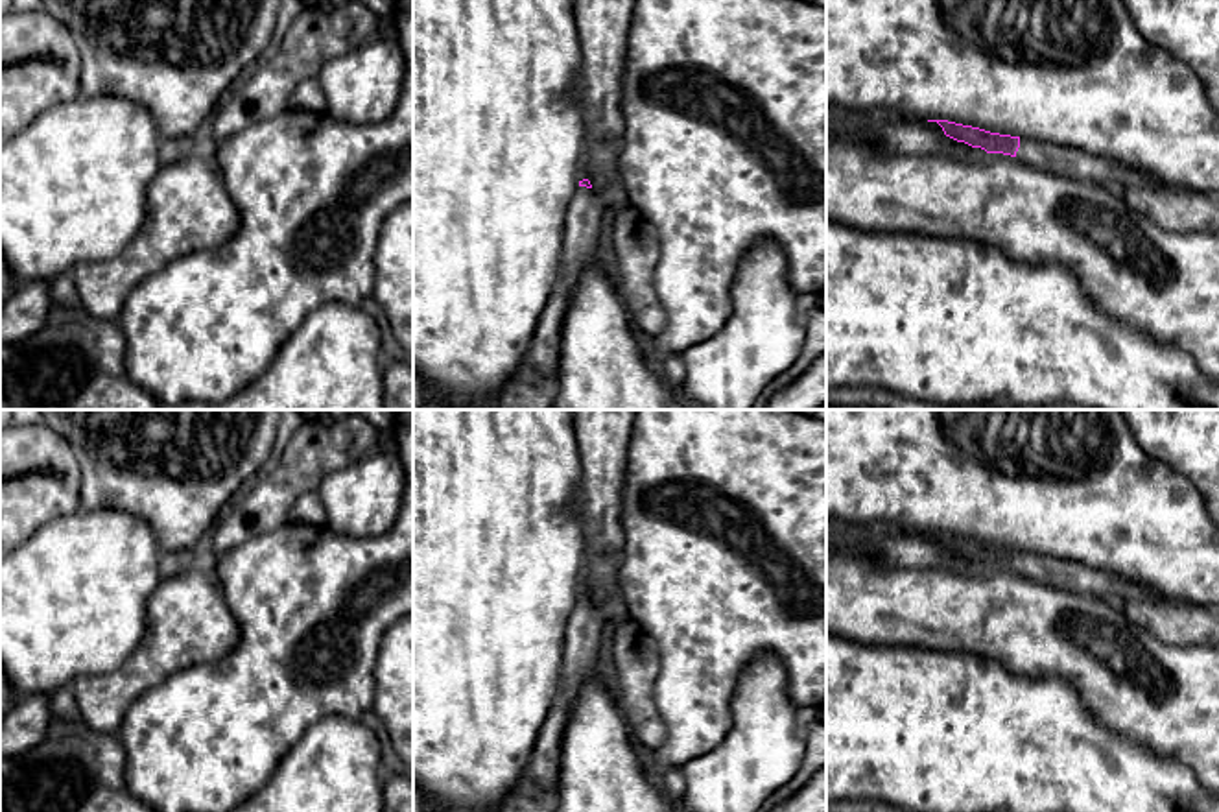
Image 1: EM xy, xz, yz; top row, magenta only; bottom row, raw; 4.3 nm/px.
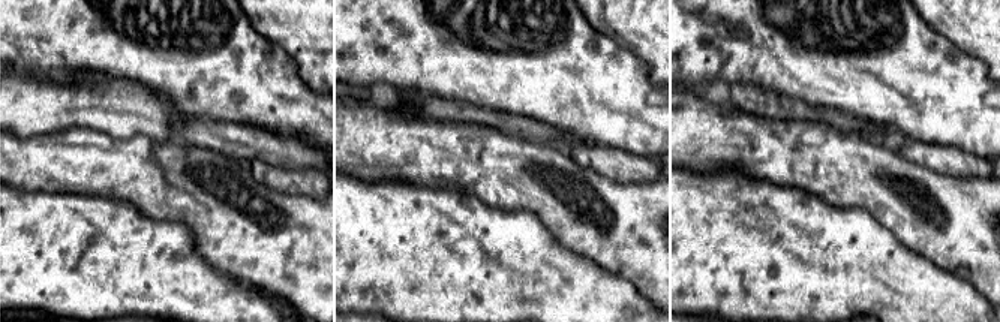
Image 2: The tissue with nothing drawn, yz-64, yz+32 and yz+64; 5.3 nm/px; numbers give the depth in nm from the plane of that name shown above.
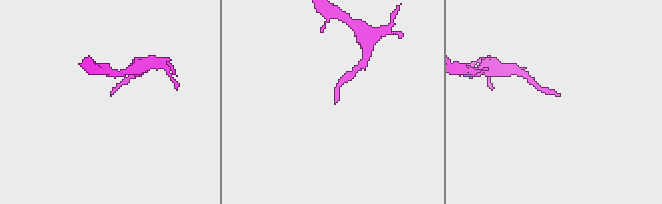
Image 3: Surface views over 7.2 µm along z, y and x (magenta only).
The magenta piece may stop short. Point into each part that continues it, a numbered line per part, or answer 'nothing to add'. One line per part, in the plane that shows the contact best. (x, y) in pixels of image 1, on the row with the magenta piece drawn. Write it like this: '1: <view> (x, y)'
1: yz (1059, 159)

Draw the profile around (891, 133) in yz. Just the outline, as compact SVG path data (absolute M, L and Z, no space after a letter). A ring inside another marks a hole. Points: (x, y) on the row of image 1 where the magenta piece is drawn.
M826 105L826 133L843 133L854 140L867 140L883 155L939 153L976 162L996 155L946 137L937 122L905 118L893 113L856 113Z

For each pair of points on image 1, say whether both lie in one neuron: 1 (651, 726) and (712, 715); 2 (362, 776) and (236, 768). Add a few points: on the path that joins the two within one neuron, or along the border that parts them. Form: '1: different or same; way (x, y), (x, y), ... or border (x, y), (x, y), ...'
1: different; border (655, 681), (655, 707), (664, 739), (653, 748)
2: different; border (301, 735), (273, 774), (255, 792)

